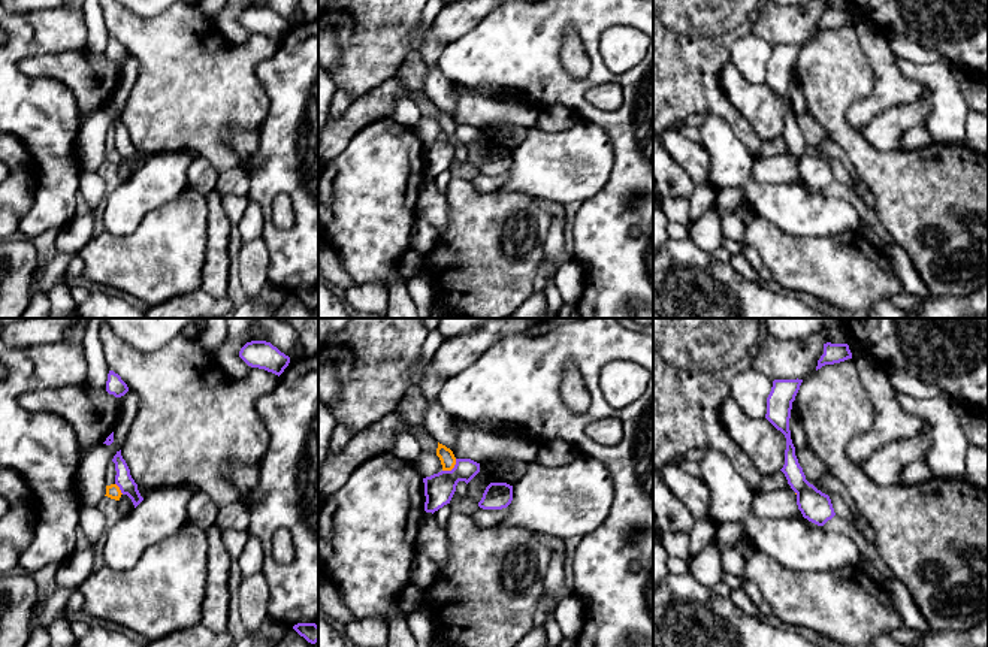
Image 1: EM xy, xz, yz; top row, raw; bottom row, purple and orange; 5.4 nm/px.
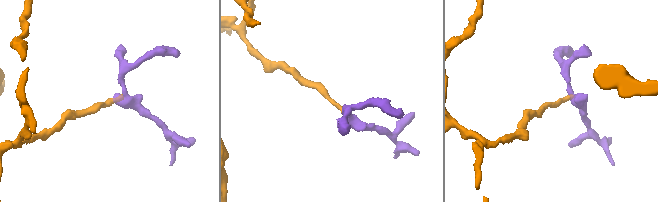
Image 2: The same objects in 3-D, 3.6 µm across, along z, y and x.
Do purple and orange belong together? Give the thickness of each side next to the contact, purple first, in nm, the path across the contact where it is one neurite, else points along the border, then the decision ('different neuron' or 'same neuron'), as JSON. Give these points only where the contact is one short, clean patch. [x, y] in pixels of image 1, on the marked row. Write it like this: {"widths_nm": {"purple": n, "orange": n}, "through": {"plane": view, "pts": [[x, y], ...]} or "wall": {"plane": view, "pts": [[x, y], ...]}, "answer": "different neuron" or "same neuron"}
{"widths_nm": {"purple": 160, "orange": 80}, "wall": {"plane": "xz", "pts": [[456, 459], [450, 469], [443, 471]]}, "answer": "different neuron"}

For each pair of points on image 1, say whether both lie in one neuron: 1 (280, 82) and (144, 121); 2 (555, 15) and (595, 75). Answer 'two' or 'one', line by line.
1: two
2: one

